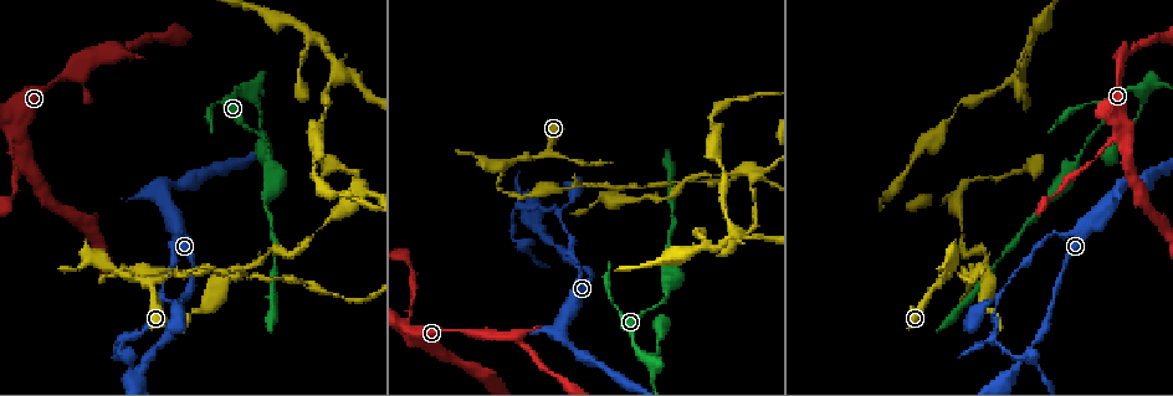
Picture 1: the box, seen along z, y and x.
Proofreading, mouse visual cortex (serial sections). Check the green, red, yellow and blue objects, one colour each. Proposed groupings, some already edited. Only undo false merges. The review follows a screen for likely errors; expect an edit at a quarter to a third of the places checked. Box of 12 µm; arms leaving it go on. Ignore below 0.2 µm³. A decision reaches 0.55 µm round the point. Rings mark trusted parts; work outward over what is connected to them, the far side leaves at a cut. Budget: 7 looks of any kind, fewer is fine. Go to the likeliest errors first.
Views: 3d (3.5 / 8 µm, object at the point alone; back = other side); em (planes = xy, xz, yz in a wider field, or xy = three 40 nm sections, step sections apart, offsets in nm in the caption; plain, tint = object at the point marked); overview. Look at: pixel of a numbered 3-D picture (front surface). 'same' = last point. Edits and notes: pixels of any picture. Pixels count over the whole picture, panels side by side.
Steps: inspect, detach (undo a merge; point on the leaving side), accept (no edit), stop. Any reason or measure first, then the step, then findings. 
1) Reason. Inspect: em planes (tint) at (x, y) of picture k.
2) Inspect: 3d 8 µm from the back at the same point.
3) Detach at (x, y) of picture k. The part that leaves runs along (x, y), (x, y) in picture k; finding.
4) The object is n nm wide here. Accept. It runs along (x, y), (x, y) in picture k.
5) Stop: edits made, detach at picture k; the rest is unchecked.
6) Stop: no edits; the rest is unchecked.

Sharp bend. Inspect: 3d 3.5 µm at (996, 343) of picture 1.

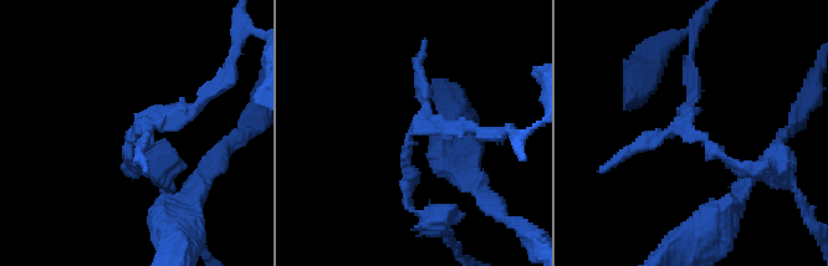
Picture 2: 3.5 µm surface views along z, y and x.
Now the EM. Inspect: em xy step 1 (tint) at (689, 138) of picture 2.

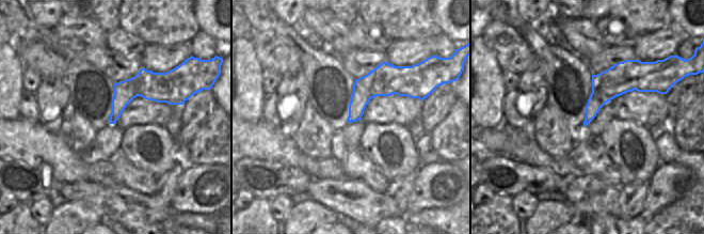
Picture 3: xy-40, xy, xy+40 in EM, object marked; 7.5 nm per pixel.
Accept. It runs along (480, 131), (410, 131), (407, 201) in picture 2; one cell here.

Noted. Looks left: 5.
Abrupt turn. Inspect: 3d 3.5 µm at (958, 274) of picture 1.

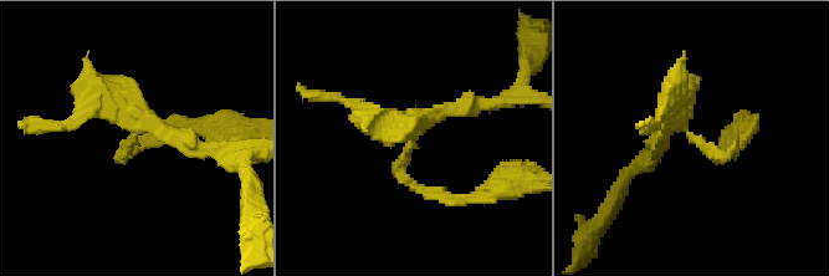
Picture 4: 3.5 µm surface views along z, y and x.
Need the tissue. Inspect: em xy step 5 (tint) at (413, 142) of picture 4.

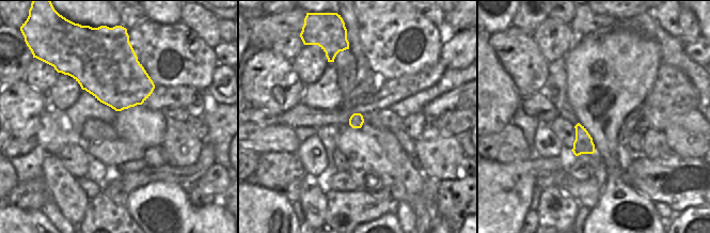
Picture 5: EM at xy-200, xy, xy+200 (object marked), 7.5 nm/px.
Accept. It runs along (465, 106), (412, 126), (400, 177), (431, 192) in picture 4; all the same cell.

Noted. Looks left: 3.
Narrows sharply. Inspect: 3d 3.5 µm at (192, 269) of picture 1.

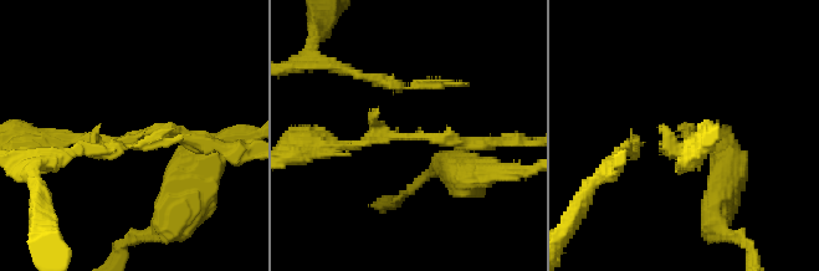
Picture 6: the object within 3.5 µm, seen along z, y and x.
Now the EM. Inspect: em planes (tint) at (130, 143) of picture 6.

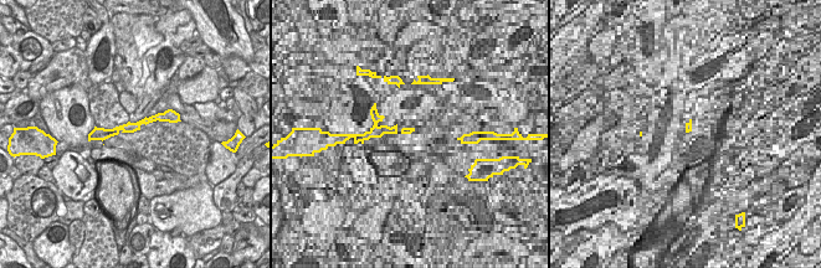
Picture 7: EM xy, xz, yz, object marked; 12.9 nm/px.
Inspect: em xy step 1 (tint) at the same point.

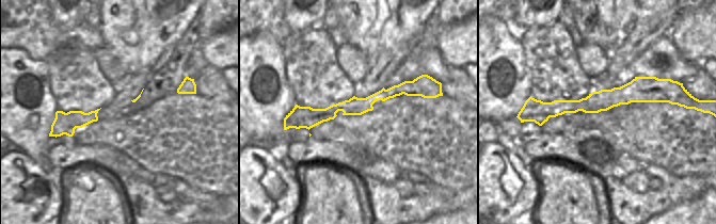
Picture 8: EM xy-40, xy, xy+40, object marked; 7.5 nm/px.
Accept. It runs along (427, 93), (400, 89), (288, 120) in picture 8; continuous, no second cell.

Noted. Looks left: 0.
Stop: no edits; the rest is unchecked.

